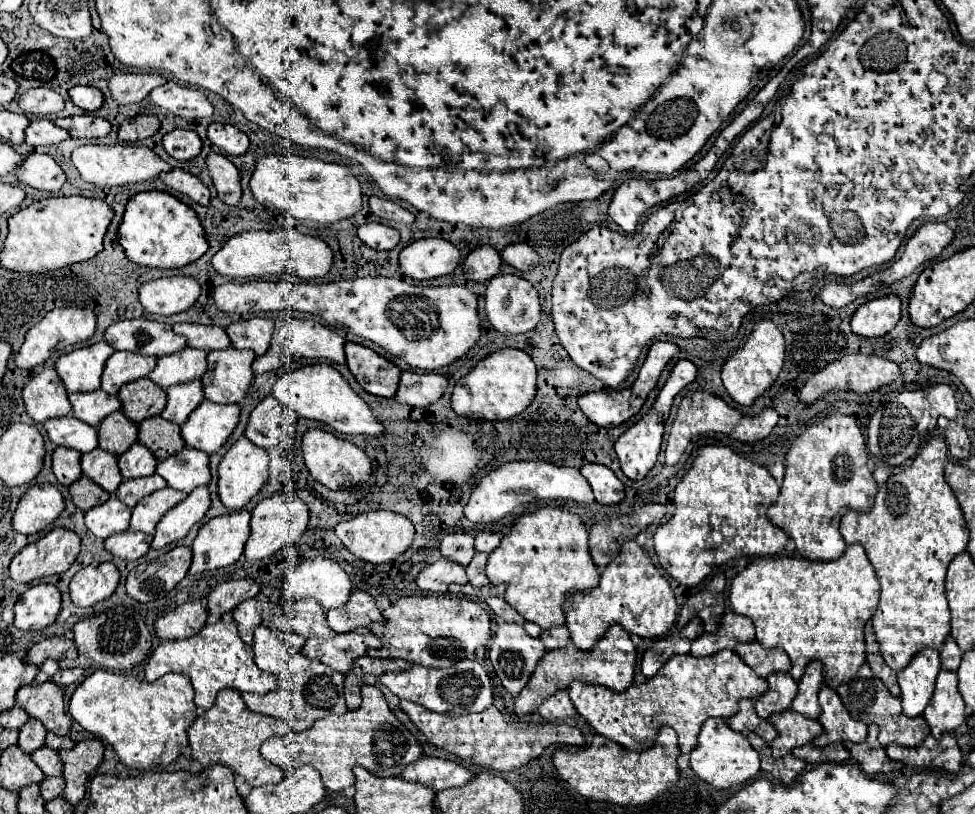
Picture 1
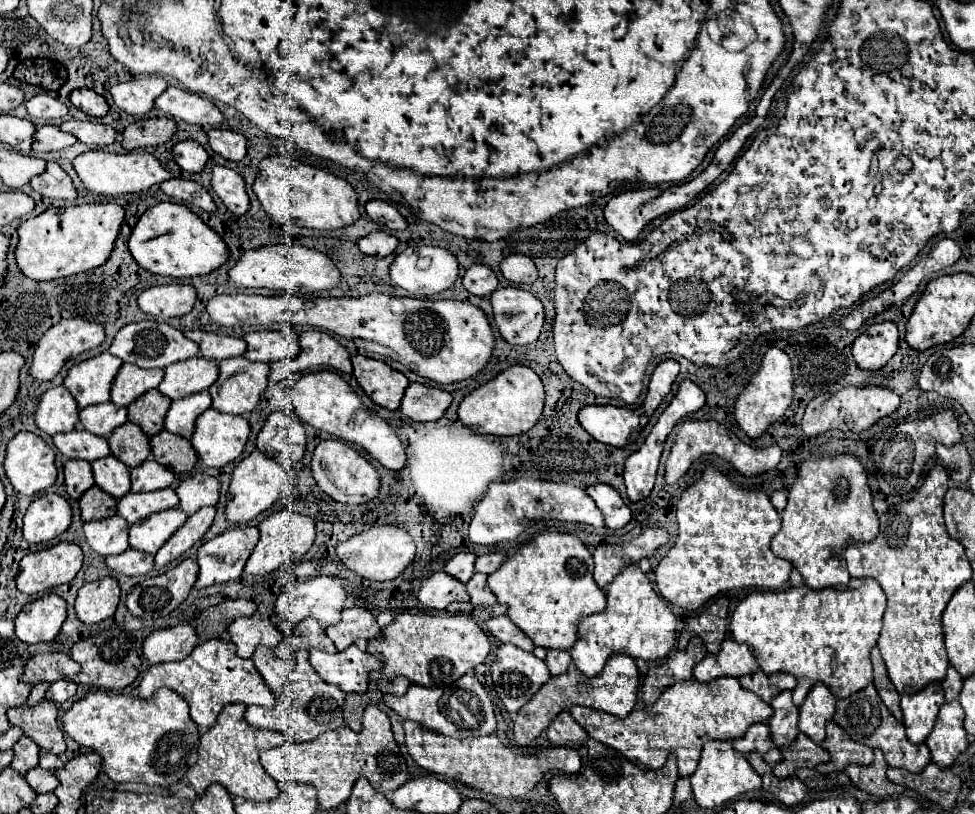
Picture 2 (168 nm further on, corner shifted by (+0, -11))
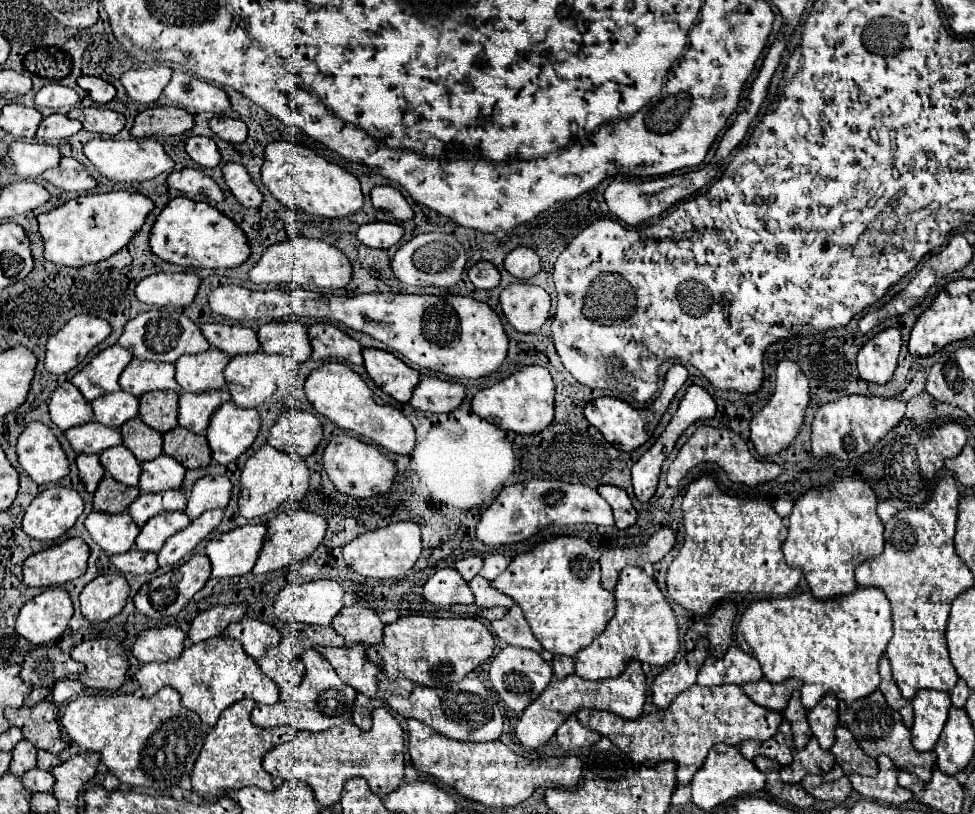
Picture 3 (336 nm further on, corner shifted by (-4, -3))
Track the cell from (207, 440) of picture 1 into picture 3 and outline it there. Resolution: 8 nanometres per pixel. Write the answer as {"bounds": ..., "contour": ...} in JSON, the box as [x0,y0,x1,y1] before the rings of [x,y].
{"bounds":[206,401,260,465],"contour":[[[232,401],[224,403],[206,431],[212,455],[220,465],[236,461],[256,439],[260,417],[256,409],[240,409]]]}

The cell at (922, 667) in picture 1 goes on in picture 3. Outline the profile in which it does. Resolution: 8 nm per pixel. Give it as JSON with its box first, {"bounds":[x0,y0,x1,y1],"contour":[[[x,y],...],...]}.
{"bounds":[912,691,950,753],"contour":[[[920,691],[912,699],[914,725],[912,725],[912,747],[920,753],[932,751],[940,731],[948,719],[950,693],[944,691]]]}

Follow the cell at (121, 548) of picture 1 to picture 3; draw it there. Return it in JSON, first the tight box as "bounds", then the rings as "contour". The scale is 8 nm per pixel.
{"bounds":[110,549,158,575],"contour":[[[130,549],[126,553],[112,555],[110,561],[122,573],[142,575],[142,573],[154,573],[158,569],[156,553],[144,553],[144,551],[138,551],[138,549]]]}

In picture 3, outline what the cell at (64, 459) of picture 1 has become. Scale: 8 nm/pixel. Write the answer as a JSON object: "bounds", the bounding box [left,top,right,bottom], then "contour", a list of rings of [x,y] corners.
{"bounds":[76,455,106,493],"contour":[[[78,455],[76,463],[78,463],[80,479],[86,485],[86,491],[94,493],[96,487],[98,487],[98,483],[100,483],[100,479],[106,473],[104,467],[102,467],[102,463],[100,463],[100,459],[98,459],[98,455]]]}

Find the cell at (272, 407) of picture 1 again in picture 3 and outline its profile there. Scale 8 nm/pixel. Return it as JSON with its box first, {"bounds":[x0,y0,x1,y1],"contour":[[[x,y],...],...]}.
{"bounds":[268,409,322,457],"contour":[[[288,409],[268,435],[268,445],[298,457],[310,457],[322,441],[322,423],[308,411]]]}

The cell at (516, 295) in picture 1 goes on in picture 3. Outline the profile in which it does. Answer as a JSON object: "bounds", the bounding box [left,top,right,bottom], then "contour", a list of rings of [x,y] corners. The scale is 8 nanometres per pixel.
{"bounds":[500,283,550,333],"contour":[[[514,283],[500,293],[500,305],[508,323],[516,331],[534,333],[548,319],[550,297],[542,287]]]}

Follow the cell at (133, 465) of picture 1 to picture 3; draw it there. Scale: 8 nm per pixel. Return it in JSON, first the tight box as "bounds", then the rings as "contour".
{"bounds":[140,455,186,493],"contour":[[[160,455],[152,461],[142,463],[140,475],[140,491],[142,493],[160,493],[168,489],[180,489],[184,481],[186,469],[170,459],[168,455]]]}

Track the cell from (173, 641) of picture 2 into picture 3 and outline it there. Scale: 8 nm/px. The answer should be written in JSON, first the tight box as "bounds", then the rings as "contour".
{"bounds":[132,627,186,663],"contour":[[[164,627],[164,629],[146,629],[138,635],[132,645],[132,655],[140,663],[166,663],[178,659],[186,645],[186,633],[178,627]]]}

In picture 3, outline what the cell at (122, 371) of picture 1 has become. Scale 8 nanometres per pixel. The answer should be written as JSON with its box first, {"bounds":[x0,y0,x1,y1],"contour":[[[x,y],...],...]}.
{"bounds":[120,359,180,397],"contour":[[[132,359],[120,377],[120,387],[136,397],[148,391],[180,391],[176,383],[176,367],[170,363],[154,363]]]}

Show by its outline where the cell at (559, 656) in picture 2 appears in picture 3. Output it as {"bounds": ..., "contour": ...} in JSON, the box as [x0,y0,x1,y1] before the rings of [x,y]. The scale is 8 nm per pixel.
{"bounds":[552,655,574,679],"contour":[[[554,655],[552,669],[554,669],[556,679],[564,679],[564,677],[568,677],[568,675],[572,675],[572,673],[574,673],[574,661],[572,661],[570,657],[560,657],[560,655]]]}

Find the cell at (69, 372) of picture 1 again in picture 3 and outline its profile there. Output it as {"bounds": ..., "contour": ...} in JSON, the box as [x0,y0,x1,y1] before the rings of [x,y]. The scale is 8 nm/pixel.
{"bounds":[72,345,134,401],"contour":[[[112,345],[98,353],[80,373],[74,375],[72,383],[80,389],[86,401],[94,401],[104,393],[120,391],[118,379],[134,355],[122,345]]]}

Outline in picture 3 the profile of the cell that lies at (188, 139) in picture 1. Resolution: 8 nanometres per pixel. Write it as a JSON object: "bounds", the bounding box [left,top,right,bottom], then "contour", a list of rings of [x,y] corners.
{"bounds":[186,137,222,167],"contour":[[[190,137],[186,141],[186,151],[200,167],[216,167],[222,159],[214,139],[210,137]]]}

